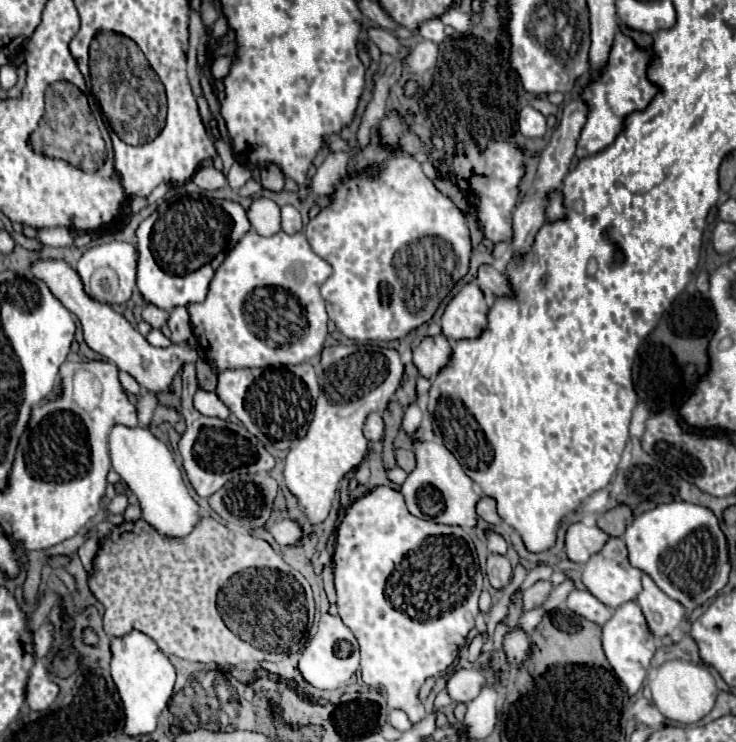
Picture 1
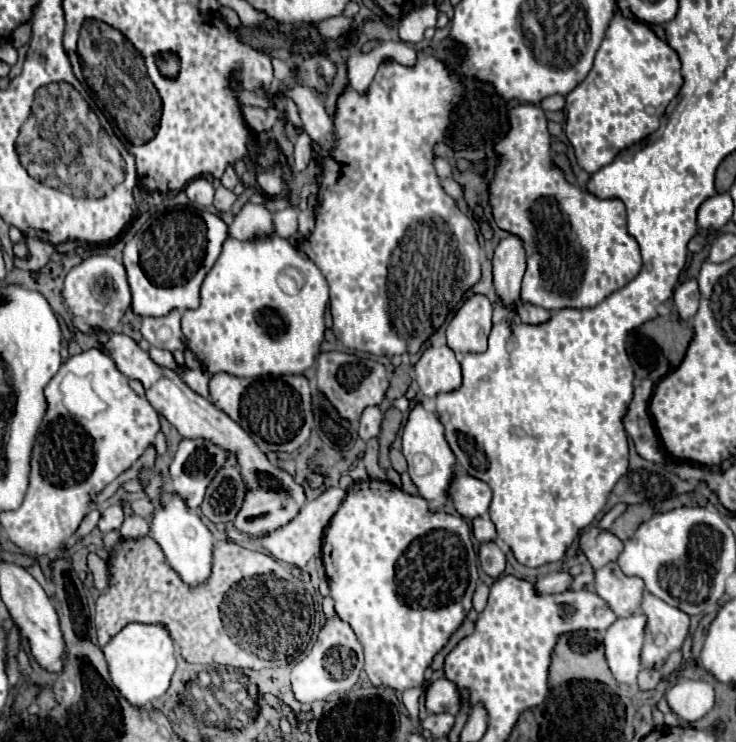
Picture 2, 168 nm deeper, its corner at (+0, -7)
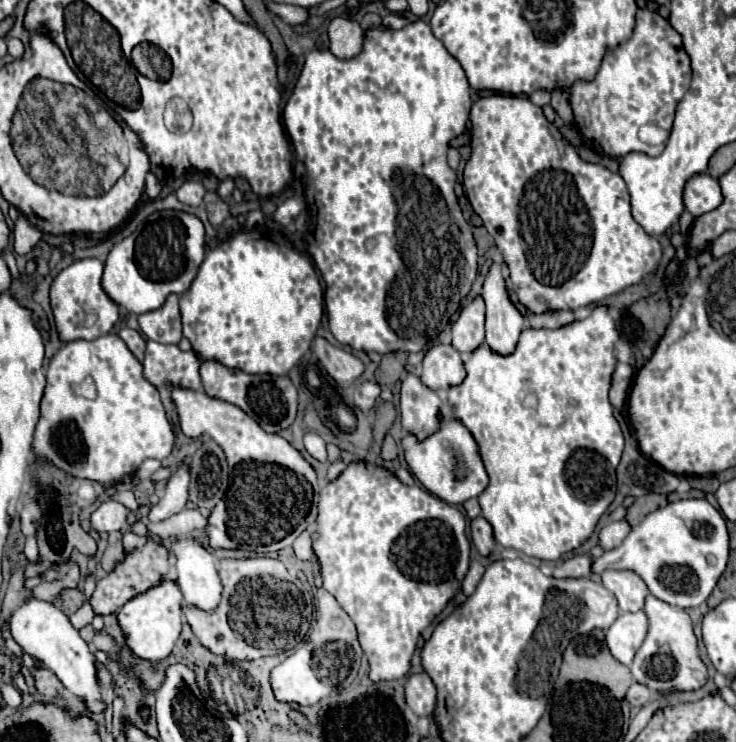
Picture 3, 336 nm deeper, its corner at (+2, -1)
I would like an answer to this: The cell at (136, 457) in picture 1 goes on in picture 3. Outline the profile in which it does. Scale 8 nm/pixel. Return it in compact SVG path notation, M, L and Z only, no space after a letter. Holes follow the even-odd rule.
M190 538L178 540L172 546L172 554L176 556L176 582L184 594L184 602L204 612L216 610L222 596L222 582L214 556Z

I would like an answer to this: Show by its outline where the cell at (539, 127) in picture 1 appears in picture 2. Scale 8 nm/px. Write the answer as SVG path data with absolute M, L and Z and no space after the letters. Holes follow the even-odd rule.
M520 104L510 110L510 132L496 144L500 164L490 184L490 202L494 222L520 236L526 242L528 268L522 280L522 300L542 306L546 310L560 310L562 306L596 306L614 290L620 290L642 268L640 250L634 238L626 234L626 210L618 200L600 200L576 186L568 184L558 168L550 162L550 134L542 108L534 104Z

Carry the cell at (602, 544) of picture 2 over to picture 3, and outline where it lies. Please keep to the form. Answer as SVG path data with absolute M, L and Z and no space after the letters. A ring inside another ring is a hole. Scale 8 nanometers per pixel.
M626 520L610 522L600 532L600 546L604 546L606 550L612 550L612 548L620 546L620 542L628 536L628 532L630 532L630 524Z

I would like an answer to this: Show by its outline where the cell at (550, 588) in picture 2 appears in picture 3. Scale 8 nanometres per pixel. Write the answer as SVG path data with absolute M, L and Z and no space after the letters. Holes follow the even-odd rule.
M576 554L554 568L556 578L588 578L592 574L594 558L590 554Z

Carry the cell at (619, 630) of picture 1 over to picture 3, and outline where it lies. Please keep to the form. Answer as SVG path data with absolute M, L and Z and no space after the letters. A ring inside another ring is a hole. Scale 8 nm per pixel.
M634 612L634 614L620 614L618 620L606 630L606 644L612 652L612 656L630 666L636 650L642 646L648 630L648 618L646 614Z

